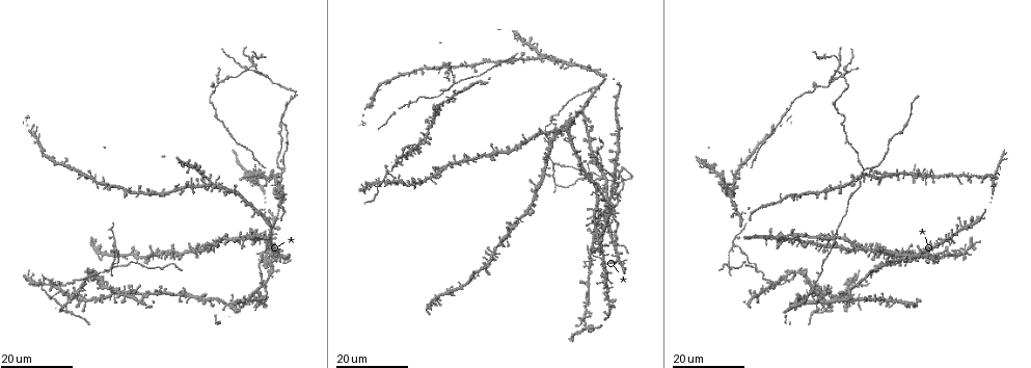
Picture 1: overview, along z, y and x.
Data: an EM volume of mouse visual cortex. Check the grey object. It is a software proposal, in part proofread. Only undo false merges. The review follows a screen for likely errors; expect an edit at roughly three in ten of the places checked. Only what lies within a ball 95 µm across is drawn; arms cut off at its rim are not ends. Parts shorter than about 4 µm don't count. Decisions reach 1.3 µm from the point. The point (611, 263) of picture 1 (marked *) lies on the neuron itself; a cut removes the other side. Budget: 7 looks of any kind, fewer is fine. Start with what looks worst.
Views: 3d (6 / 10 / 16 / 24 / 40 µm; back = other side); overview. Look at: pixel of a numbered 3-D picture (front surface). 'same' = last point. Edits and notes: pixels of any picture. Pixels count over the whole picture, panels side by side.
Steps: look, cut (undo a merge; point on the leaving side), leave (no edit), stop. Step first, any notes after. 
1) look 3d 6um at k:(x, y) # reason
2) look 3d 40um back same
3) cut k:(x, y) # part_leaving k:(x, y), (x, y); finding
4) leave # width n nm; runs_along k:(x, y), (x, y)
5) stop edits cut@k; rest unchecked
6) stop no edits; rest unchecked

look 3d 16um at 1:(114, 246) # two arms at a narrow angle

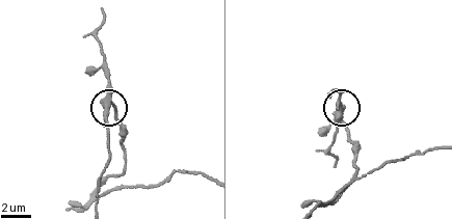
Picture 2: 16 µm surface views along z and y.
look 3d 6um at 2:(107, 107)

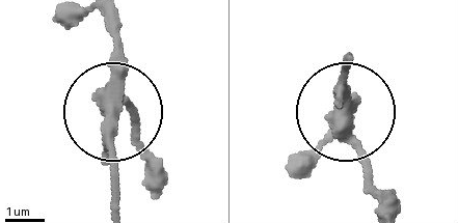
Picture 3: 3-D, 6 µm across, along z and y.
cut 3:(132, 104) # arms 4; part_leaving 3:(104, 96), (128, 110), (144, 166); a second neuron is stuck on

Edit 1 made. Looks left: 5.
look overview

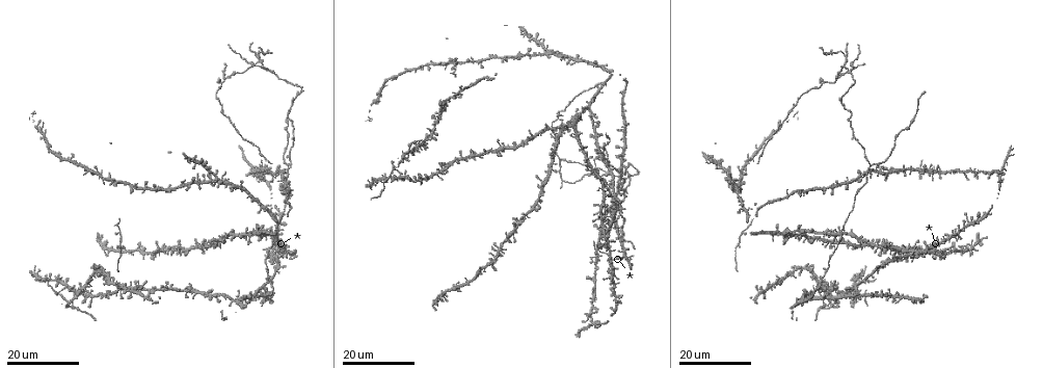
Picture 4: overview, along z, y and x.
look 3d 16um at 4:(288, 167) # two arms in line, one across

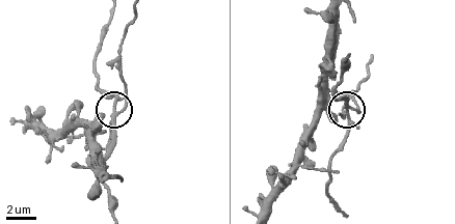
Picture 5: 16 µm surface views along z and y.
look 3d 6um at 5:(350, 108)

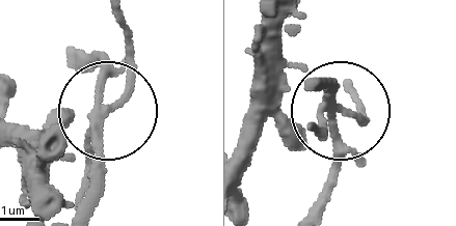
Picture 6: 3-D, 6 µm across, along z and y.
cut 6:(132, 76) # part_leaving 6:(100, 119), (129, 74), (123, 13); two neurons meet here

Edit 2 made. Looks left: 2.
look 3d 16um at 4:(96, 173) # side arm on a straight run

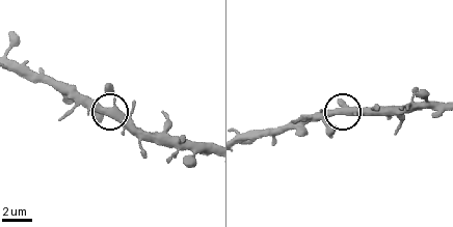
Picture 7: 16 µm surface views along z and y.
look 3d 10um at 7:(109, 108) # zoom in

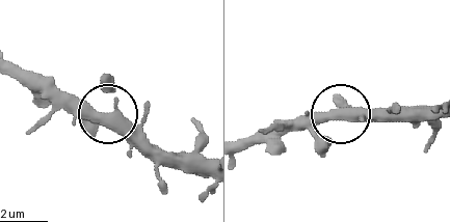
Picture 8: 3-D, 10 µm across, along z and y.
leave # width 370 nm; runs_along 8:(206, 178), (158, 163), (111, 117), (75, 105), (51, 77); all the same neuron

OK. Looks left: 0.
stop edits cut@3, cut@6; rest unchecked

